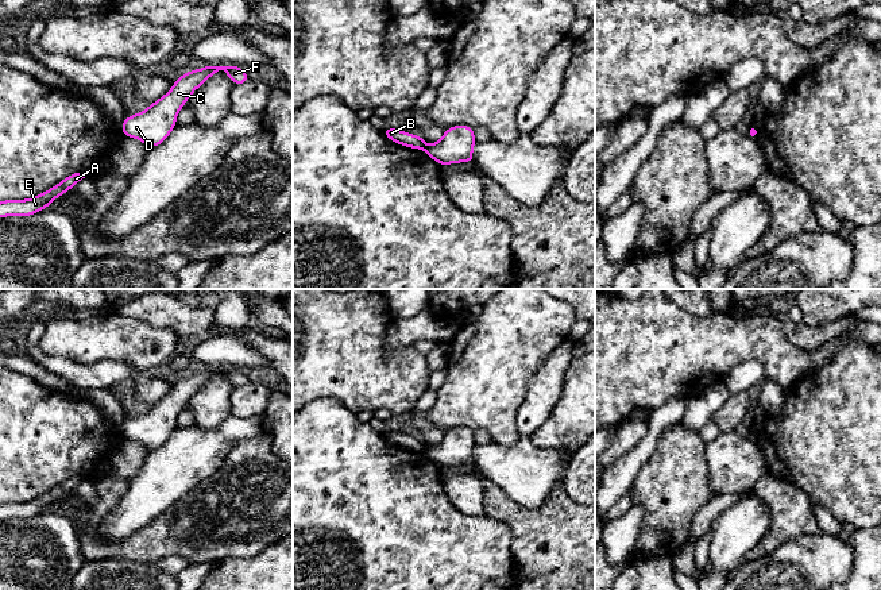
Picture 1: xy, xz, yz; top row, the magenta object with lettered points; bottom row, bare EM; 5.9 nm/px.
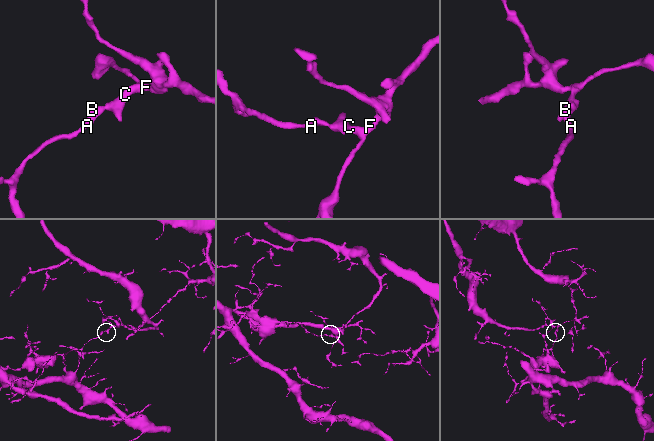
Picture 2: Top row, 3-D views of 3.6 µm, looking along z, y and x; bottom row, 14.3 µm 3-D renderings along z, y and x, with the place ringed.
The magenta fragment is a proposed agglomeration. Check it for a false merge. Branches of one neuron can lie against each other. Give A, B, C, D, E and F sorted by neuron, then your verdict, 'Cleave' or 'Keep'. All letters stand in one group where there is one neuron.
Groups: A B E / C D F. Cleave

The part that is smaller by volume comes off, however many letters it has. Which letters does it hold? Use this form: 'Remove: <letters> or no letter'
Remove: A, B, E

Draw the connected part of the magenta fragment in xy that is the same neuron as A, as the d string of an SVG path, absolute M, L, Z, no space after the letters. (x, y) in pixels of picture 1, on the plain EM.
M74 475L67 478L62 485L57 486L47 494L38 497L30 502L7 502L0 505L0 520L9 517L30 518L50 508L50 505L72 491L77 485L85 481L84 477Z

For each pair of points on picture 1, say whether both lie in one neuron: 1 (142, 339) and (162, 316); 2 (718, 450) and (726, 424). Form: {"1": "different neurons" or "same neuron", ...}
{"1": "different neurons", "2": "different neurons"}

